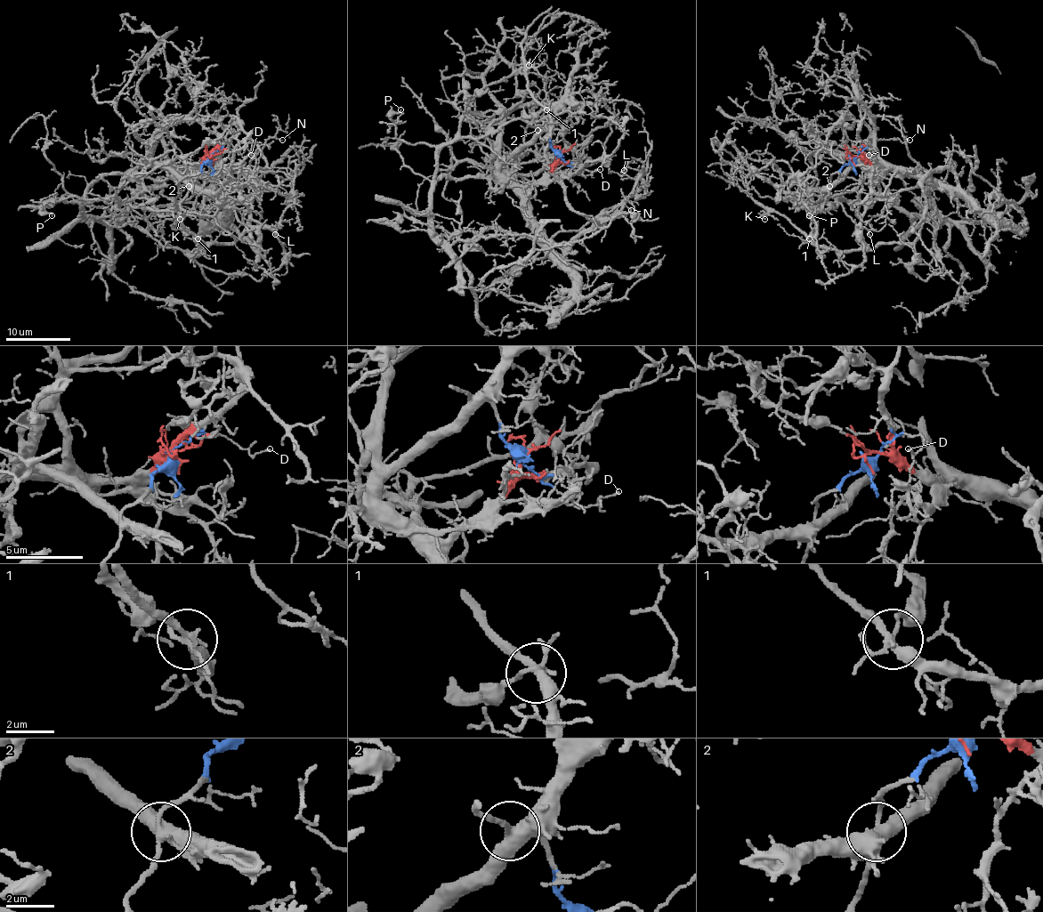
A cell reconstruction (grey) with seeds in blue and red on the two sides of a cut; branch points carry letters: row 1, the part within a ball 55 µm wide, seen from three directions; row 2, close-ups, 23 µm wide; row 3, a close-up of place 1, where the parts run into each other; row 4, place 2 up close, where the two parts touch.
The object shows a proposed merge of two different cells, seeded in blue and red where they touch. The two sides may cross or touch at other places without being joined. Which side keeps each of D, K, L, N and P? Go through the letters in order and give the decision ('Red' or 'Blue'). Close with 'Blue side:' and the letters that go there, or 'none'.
D: Blue
K: Red
L: Red
N: Red
P: Blue
Blue side: D, P

